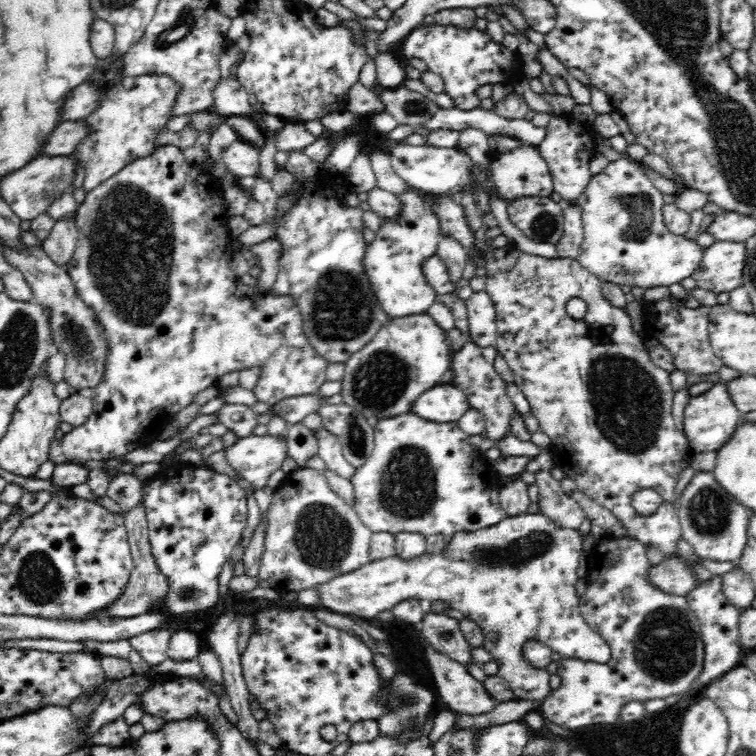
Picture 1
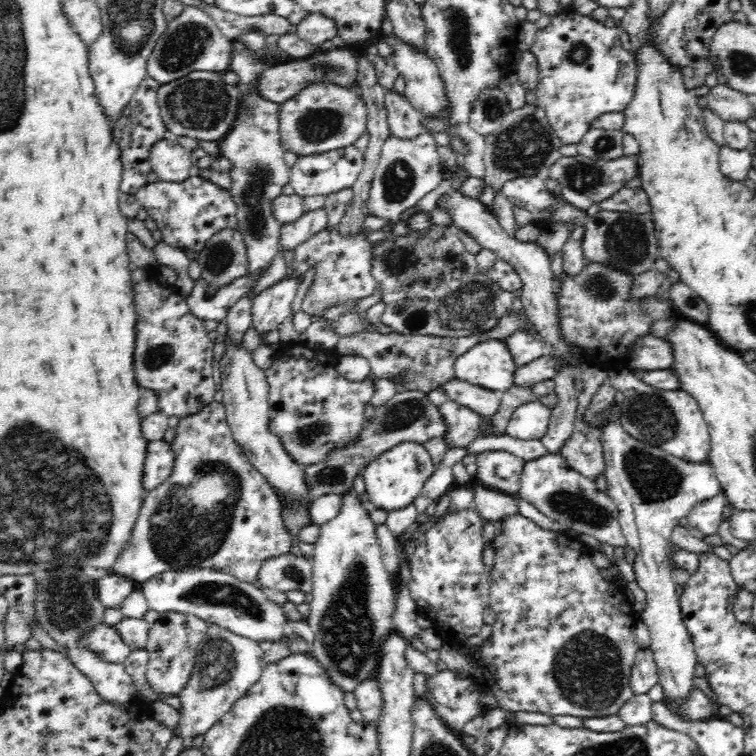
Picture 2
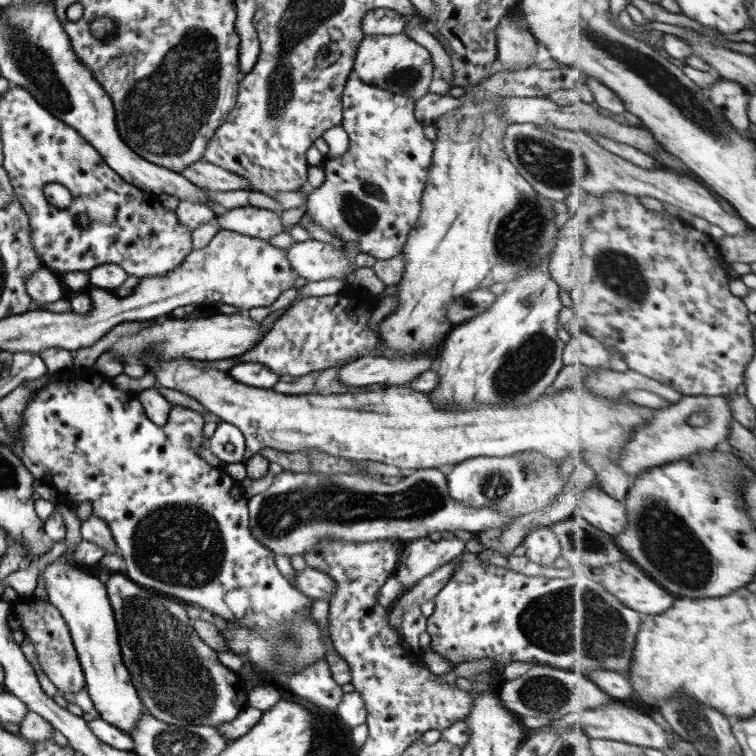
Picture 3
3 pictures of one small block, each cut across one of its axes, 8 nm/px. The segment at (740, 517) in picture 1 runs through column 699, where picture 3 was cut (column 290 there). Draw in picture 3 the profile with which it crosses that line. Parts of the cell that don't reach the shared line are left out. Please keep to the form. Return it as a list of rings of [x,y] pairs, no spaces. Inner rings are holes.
[[[438,468],[415,470],[408,477],[404,477],[397,484],[383,484],[362,475],[322,475],[318,473],[282,472],[274,476],[274,481],[267,490],[252,496],[247,503],[249,509],[250,533],[272,553],[277,555],[304,556],[306,552],[314,550],[317,543],[325,538],[335,538],[341,542],[360,544],[376,540],[418,540],[428,537],[432,532],[448,530],[466,530],[477,534],[482,530],[502,529],[515,522],[515,516],[510,513],[499,512],[492,508],[469,508],[450,497],[447,481]]]

